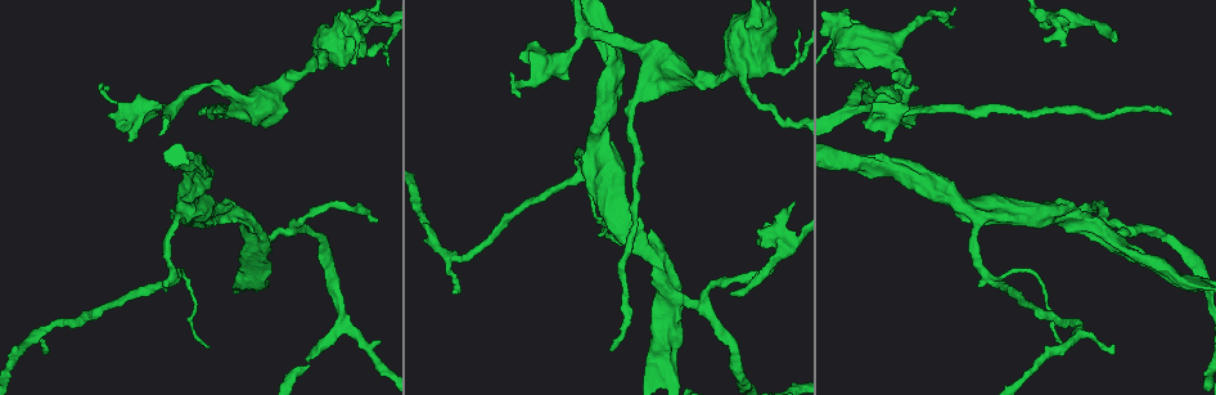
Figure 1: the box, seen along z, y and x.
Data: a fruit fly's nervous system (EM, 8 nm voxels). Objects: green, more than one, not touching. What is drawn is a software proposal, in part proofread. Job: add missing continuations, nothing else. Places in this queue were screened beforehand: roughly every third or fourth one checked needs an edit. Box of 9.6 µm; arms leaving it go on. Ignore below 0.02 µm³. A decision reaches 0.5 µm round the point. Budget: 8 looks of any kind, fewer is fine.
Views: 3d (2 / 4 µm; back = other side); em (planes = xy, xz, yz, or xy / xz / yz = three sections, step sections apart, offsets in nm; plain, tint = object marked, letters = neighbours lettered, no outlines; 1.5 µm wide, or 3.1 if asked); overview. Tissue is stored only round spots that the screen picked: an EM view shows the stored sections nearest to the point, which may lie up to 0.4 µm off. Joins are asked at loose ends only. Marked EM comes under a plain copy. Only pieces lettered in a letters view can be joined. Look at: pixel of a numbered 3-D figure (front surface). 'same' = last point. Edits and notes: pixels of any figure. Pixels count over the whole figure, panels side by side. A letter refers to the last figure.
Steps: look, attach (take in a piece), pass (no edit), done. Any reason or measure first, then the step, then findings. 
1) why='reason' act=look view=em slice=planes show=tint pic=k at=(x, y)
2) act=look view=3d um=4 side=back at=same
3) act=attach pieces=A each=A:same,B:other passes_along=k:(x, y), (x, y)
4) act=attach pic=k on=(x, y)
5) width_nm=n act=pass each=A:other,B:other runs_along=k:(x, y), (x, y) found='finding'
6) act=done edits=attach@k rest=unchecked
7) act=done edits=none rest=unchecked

why='an open end' act=look view=3d um=4 pic=1 at=(732, 291)

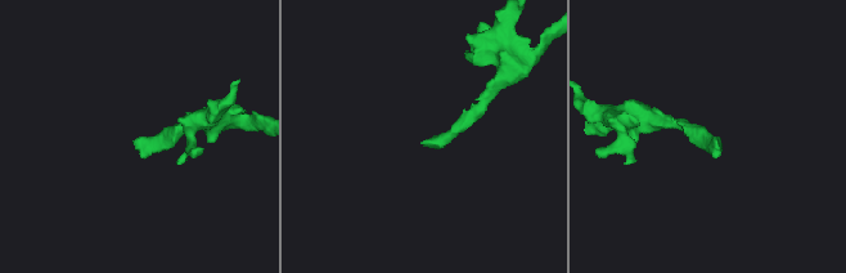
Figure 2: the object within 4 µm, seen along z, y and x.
act=look view=em slice=planes show=letters pic=2 at=(423, 144)

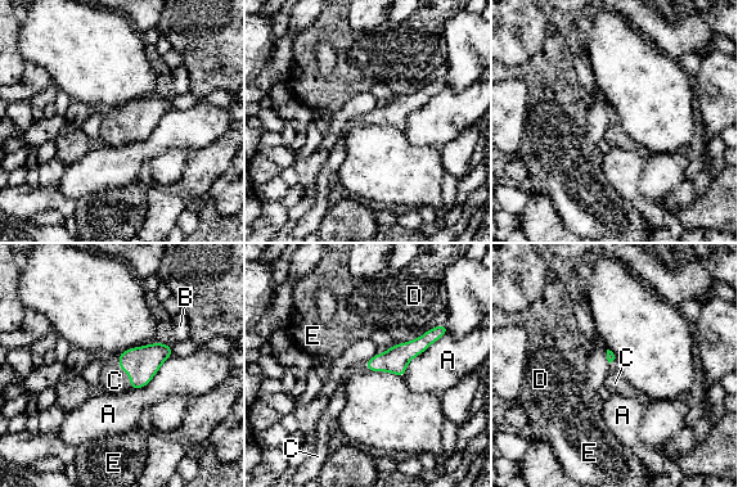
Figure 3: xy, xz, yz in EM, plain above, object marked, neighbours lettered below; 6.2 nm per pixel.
act=attach pieces=C each=A:other,B:other,C:same,D:other,E:other passes_along=3:(142, 364), (125, 371), (115, 380) found='the neuron continues'

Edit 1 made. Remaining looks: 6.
act=look view=overview

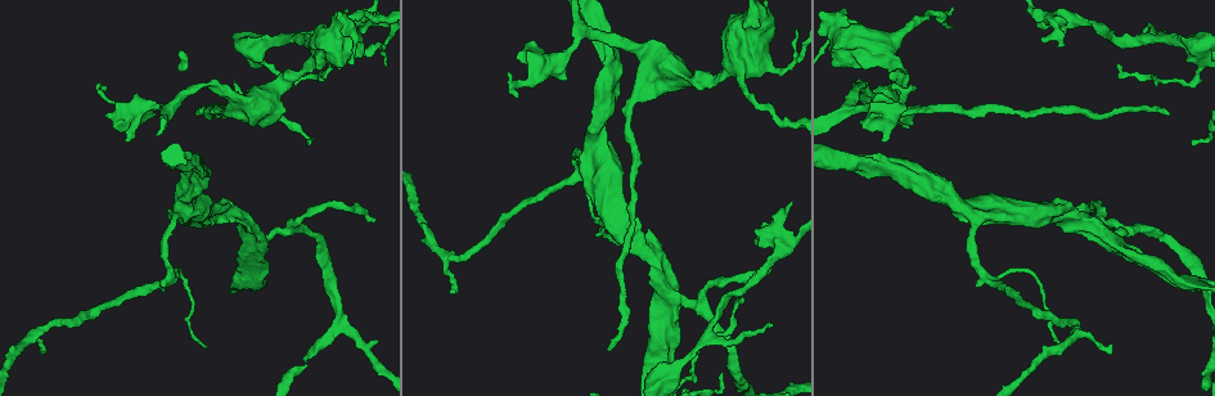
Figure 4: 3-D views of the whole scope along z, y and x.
why='end of a long branch' act=look view=em slice=xz step=4 show=letters pic=4 at=(376, 220)

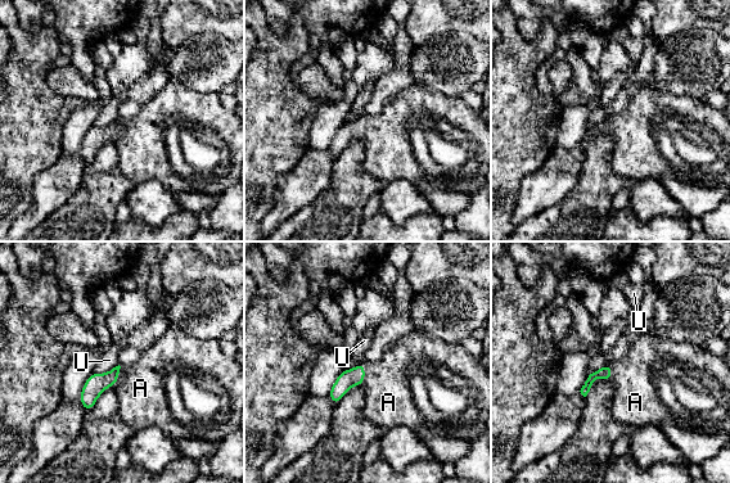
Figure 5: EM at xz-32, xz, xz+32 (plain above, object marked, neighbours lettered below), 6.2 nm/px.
act=look view=em slice=planes show=letters at=same

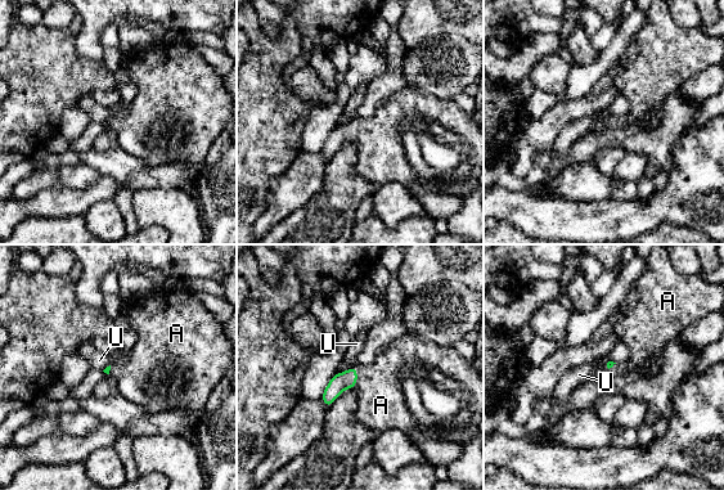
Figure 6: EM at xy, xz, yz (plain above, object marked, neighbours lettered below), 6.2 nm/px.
longest_contact=A:150nm act=attach pieces=A each=A:same,U:other found='it goes on there'

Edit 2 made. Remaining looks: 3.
act=done edits=attach@3,attach@6 rest=unchecked

